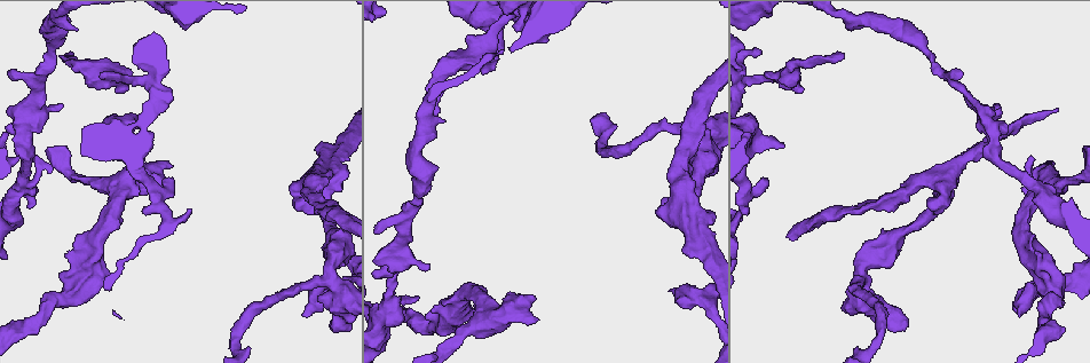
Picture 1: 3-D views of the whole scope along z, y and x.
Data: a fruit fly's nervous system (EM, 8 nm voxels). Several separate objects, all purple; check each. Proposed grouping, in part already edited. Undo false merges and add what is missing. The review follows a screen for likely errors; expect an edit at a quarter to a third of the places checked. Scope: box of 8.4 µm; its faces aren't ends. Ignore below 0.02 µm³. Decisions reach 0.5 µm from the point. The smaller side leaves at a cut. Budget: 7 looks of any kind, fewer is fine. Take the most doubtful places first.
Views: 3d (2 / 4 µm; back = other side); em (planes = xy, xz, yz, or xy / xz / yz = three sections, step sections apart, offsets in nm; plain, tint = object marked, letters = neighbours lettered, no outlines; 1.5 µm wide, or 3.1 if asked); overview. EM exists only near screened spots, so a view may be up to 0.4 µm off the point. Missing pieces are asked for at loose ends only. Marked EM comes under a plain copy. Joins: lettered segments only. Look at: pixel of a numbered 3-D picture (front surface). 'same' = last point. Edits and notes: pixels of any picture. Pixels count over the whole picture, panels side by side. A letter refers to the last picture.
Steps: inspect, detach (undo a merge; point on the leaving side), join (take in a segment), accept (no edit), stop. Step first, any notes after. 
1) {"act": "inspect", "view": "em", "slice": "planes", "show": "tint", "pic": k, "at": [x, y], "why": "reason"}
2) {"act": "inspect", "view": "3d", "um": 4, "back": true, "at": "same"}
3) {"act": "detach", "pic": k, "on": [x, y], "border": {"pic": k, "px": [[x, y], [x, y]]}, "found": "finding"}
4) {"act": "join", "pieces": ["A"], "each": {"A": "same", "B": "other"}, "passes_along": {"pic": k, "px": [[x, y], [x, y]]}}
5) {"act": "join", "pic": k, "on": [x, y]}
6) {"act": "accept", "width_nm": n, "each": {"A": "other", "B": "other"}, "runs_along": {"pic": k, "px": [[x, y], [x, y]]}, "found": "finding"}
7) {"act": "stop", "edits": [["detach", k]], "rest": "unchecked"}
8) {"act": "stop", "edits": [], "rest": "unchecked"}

{"act": "inspect", "view": "3d", "um": 2, "pic": 1, "at": [668, 291], "why": "branch stops here"}

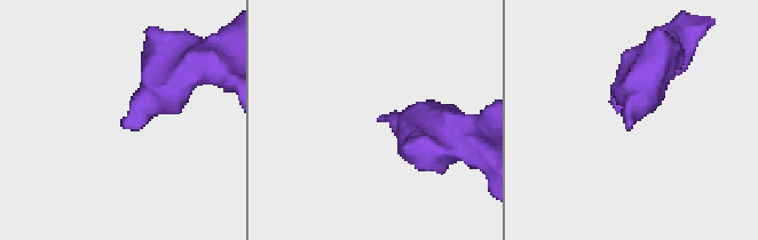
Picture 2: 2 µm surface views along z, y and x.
{"act": "inspect", "view": "em", "slice": "xz", "step": 8, "show": "tint", "pic": 2, "at": [123, 125], "why": "shape alone is not enough"}

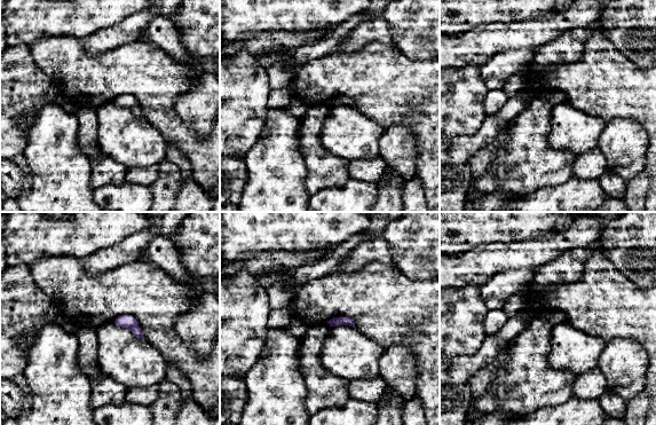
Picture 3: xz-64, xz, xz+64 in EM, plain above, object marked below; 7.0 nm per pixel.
{"act": "inspect", "view": "em", "slice": "planes", "show": "letters", "at": "same"}

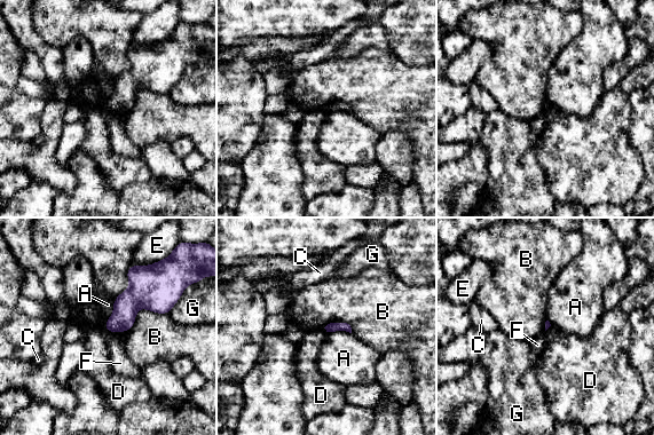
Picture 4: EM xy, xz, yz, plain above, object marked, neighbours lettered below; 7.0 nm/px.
{"act": "accept", "longest_contact_nm": ["B", 340], "each": {"A": "other", "B": "other", "C": "other", "D": "other", "E": "other", "F": "other", "G": "other"}, "found": "no lettered segment goes on from it"}

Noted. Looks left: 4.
{"act": "inspect", "view": "em", "slice": "yz", "step": 8, "show": "letters", "pic": 1, "at": [72, 54], "why": "an open end"}

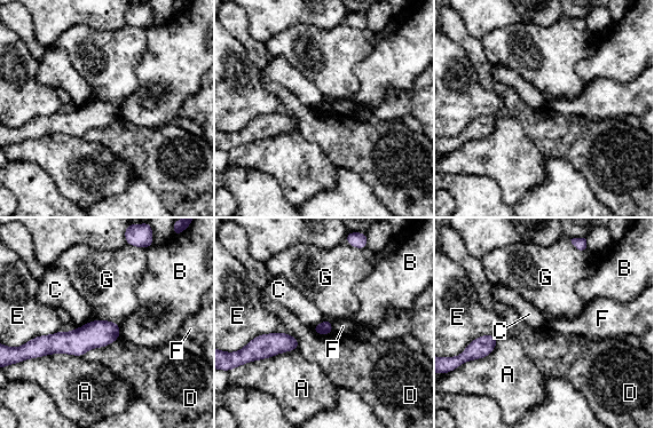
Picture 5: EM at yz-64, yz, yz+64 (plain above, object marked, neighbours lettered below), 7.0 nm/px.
{"act": "inspect", "view": "em", "slice": "planes", "show": "letters", "at": "same", "why": "another direction"}

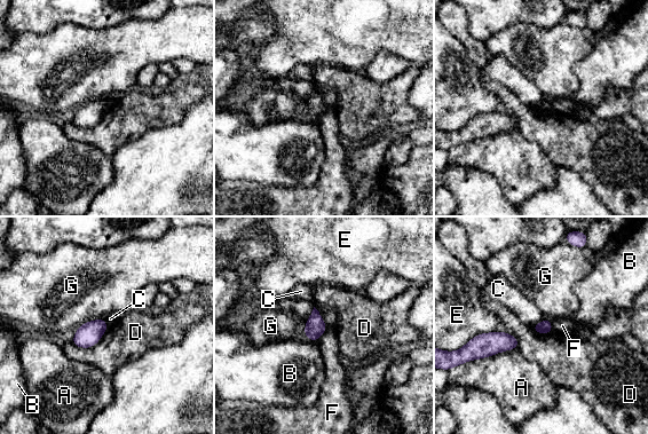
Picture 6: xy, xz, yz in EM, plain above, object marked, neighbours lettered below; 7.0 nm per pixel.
{"act": "accept", "each": {"A": "other", "B": "other", "C": "other", "D": "other", "E": "other", "F": "other", "G": "other"}, "border": {"pic": 6, "px": [[314, 306], [328, 326]]}, "found": "no lettered segment goes on from it"}

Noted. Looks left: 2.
{"act": "inspect", "view": "3d", "um": 2, "back": true, "pic": 1, "at": [425, 184], "why": "sudden change in width"}

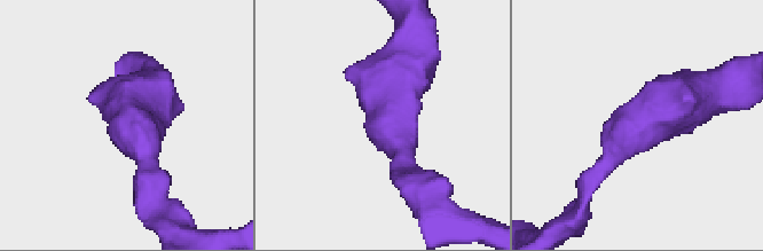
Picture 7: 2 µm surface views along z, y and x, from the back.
{"act": "inspect", "view": "em", "slice": "planes", "show": "letters", "pic": 7, "at": [390, 125], "arm_widths_nm": [170, 340]}

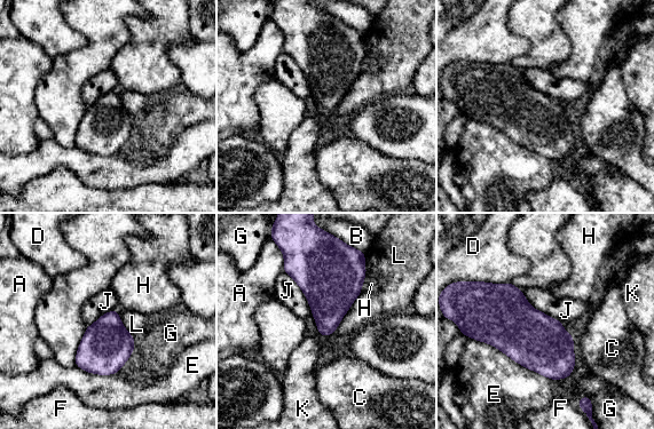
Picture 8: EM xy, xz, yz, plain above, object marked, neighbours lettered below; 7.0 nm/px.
{"act": "accept", "each": {"A": "other", "B": "other", "C": "other", "D": "other", "E": "other", "F": "other", "G": "other", "H": "other", "J": "other", "K": "other", "L": "other"}, "border": {"pic": 8, "px": [[362, 286], [361, 293], [333, 332]]}, "found": "all the same cell"}

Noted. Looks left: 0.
{"act": "stop", "edits": [], "rest": "unchecked"}

